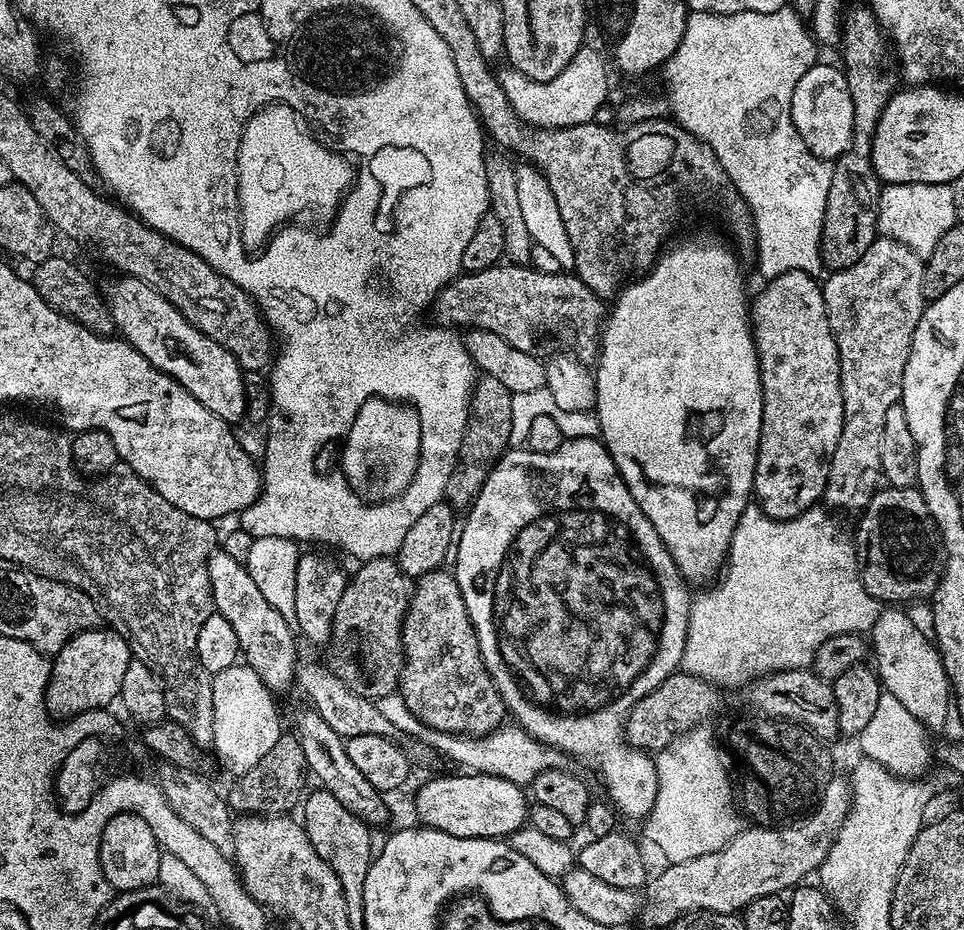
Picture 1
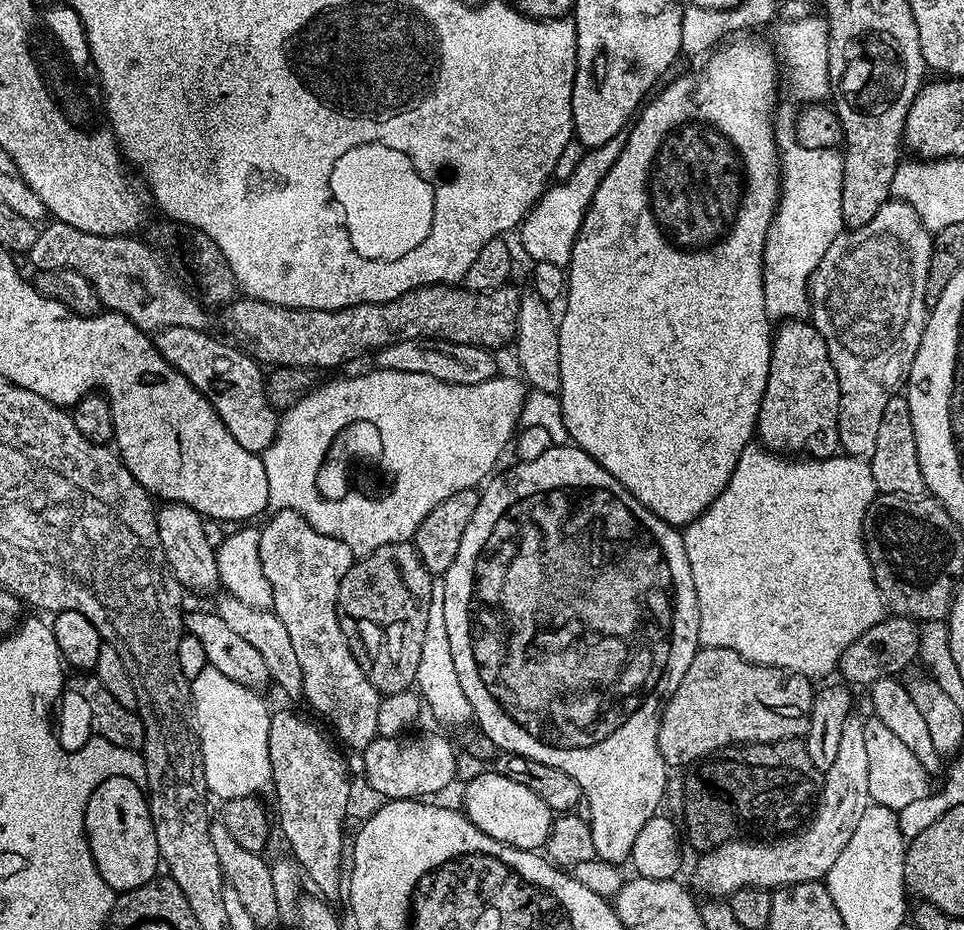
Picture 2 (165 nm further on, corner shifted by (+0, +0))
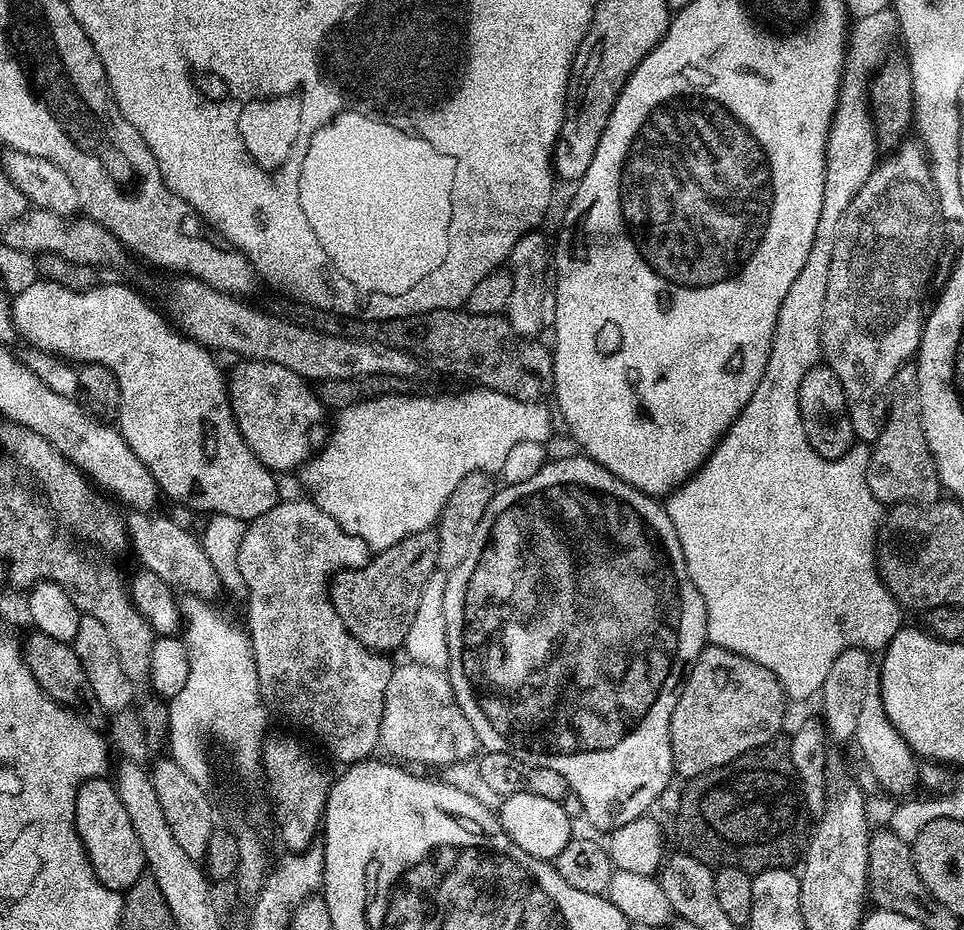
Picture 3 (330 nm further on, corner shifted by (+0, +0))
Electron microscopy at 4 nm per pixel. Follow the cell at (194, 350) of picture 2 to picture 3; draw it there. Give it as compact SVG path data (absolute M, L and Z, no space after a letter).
M241 359L240 364L226 376L228 386L228 401L232 404L232 413L236 419L238 430L250 446L254 458L262 462L273 474L288 472L291 468L299 469L308 463L313 455L315 446L323 445L329 431L329 425L324 425L326 409L320 399L317 398L313 385L303 376L294 374L294 370L286 370L286 366L278 366L278 362L266 362L265 360Z

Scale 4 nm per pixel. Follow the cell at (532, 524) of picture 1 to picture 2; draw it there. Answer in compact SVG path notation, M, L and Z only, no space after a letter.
M553 446L548 448L546 454L540 455L539 458L522 460L513 463L513 465L513 468L506 469L501 476L499 474L493 475L483 485L478 510L474 510L474 518L470 518L470 526L466 526L466 534L462 534L462 546L458 546L458 558L454 558L454 562L450 562L450 570L444 573L442 577L442 583L444 583L442 615L446 618L446 634L450 634L450 654L454 654L454 670L458 670L458 678L462 682L462 694L466 694L466 698L470 702L472 716L474 720L480 723L480 728L484 731L481 732L483 739L489 740L493 749L500 752L513 752L522 758L534 758L534 762L543 762L546 766L554 766L554 770L566 770L566 774L570 774L570 778L574 778L574 782L578 782L581 793L590 798L590 805L593 810L591 825L597 857L620 866L623 865L623 860L625 862L629 859L634 840L642 826L645 826L652 816L661 811L660 803L663 802L664 791L668 788L670 769L658 750L660 716L664 713L664 703L674 694L674 690L678 690L678 682L682 682L682 674L686 674L690 662L694 662L694 654L700 651L702 647L700 631L698 630L698 622L700 621L698 598L694 590L694 578L690 574L690 562L686 558L684 537L673 525L668 524L662 518L658 518L650 510L646 510L646 506L642 506L642 502L638 502L638 498L634 498L634 494L630 494L630 490L626 490L626 486L622 486L622 482L613 478L601 464L594 462L594 458L590 458L590 454L586 454L581 448Z

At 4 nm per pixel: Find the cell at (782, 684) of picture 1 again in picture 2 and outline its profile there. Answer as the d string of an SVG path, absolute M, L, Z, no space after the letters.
M706 648L694 654L694 662L682 674L678 690L664 703L664 713L658 726L658 750L669 769L683 764L695 765L722 748L742 744L772 744L775 740L794 740L807 737L814 695L813 681L796 672L771 668L765 664L752 664L729 648Z

